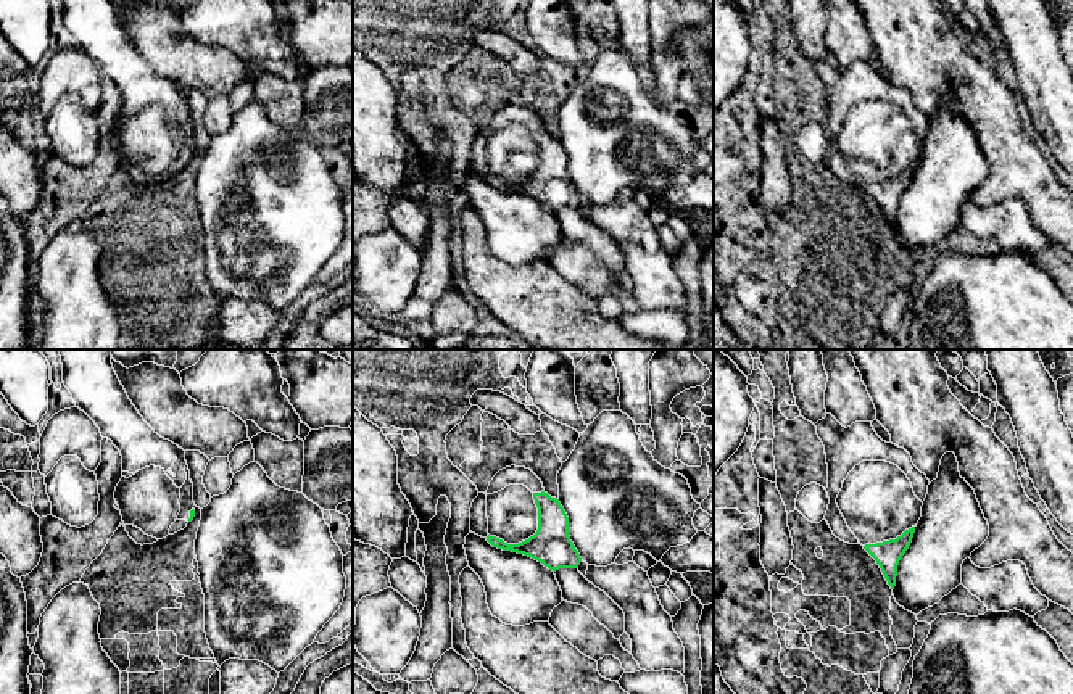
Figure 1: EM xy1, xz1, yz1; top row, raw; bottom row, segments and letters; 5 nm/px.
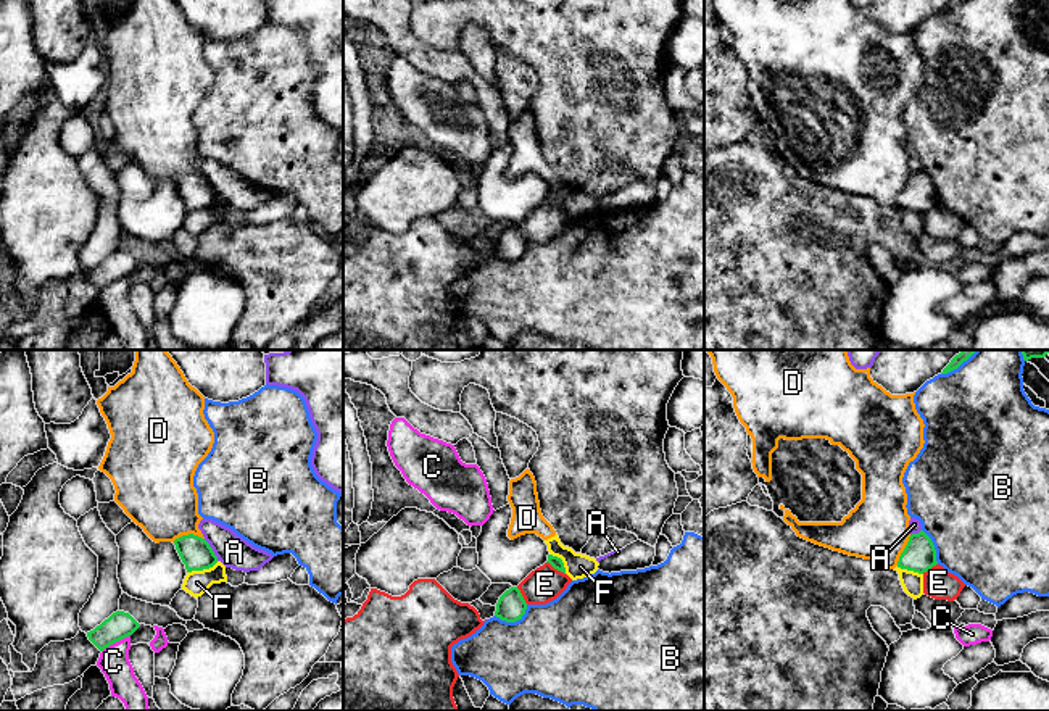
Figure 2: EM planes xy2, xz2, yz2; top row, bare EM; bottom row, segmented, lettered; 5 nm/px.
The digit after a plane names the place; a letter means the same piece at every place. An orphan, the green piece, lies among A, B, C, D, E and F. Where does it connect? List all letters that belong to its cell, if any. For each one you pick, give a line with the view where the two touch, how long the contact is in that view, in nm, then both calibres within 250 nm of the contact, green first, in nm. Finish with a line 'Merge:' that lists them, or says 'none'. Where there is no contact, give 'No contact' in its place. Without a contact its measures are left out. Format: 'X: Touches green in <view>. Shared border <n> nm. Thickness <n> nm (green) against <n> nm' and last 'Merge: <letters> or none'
Merge: none

